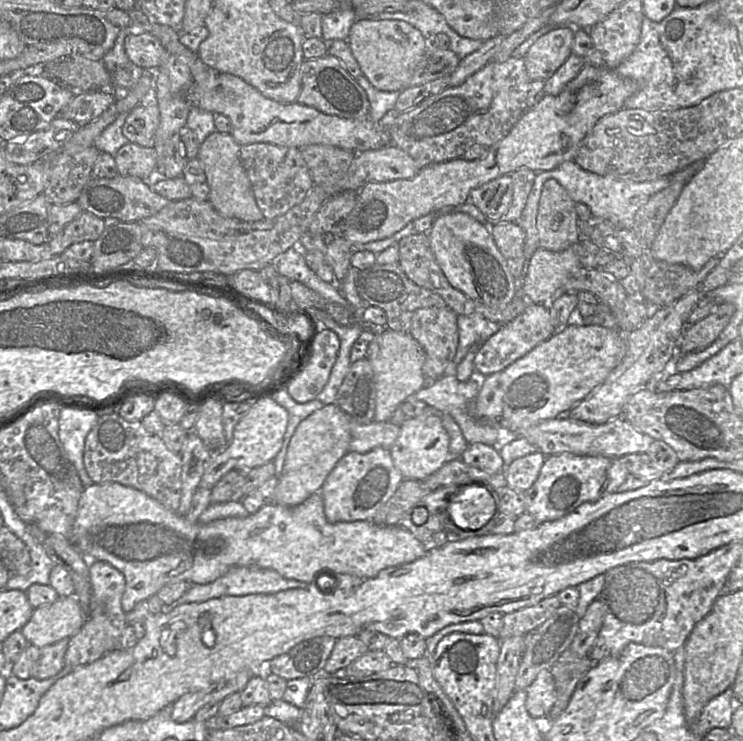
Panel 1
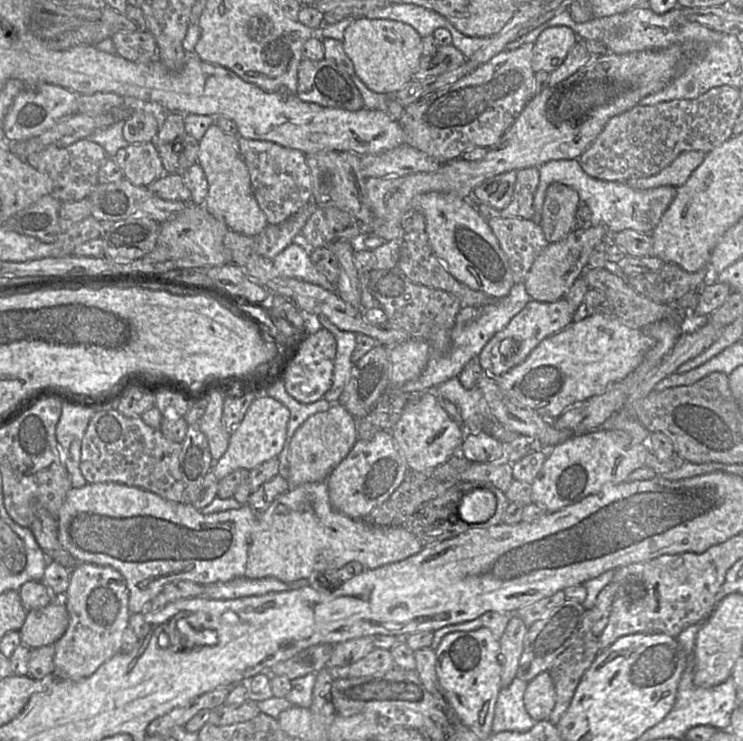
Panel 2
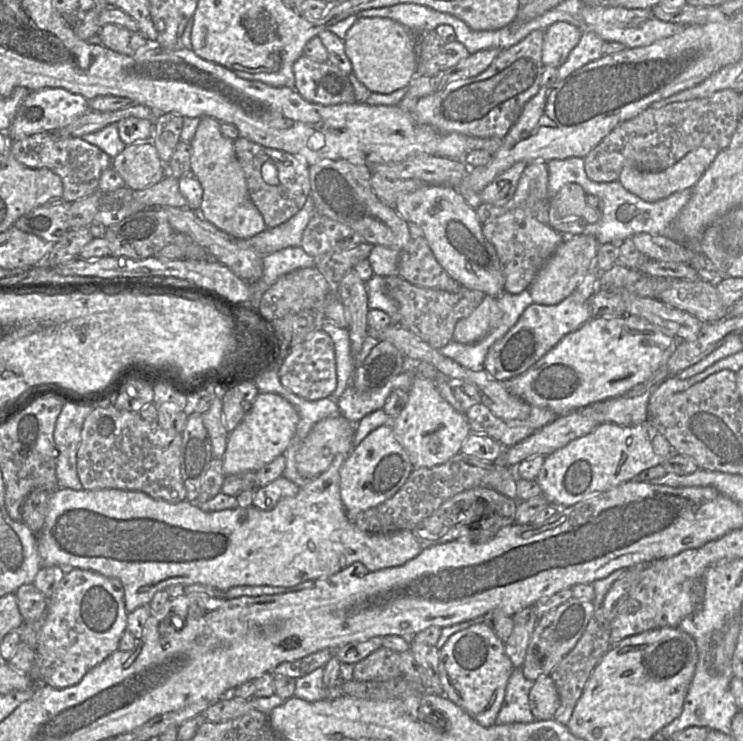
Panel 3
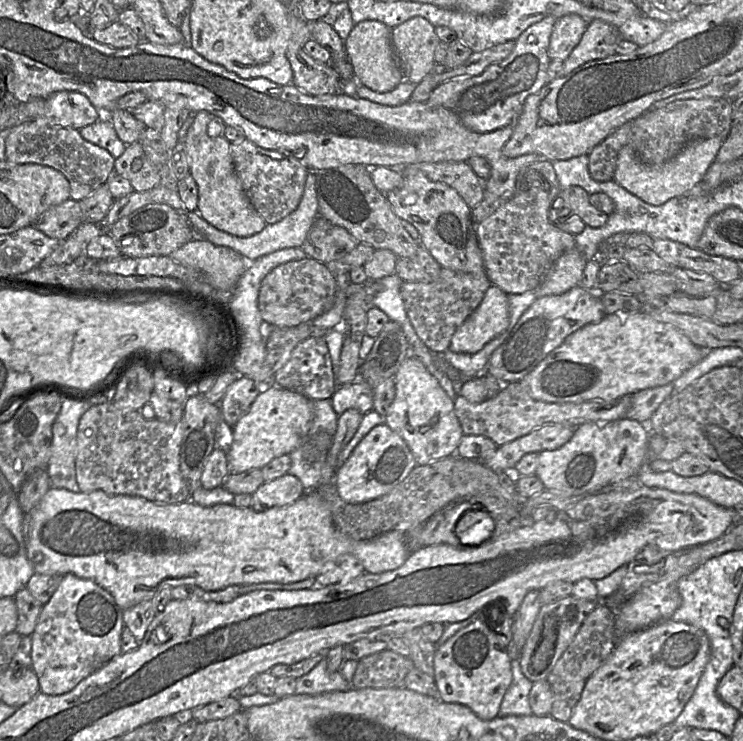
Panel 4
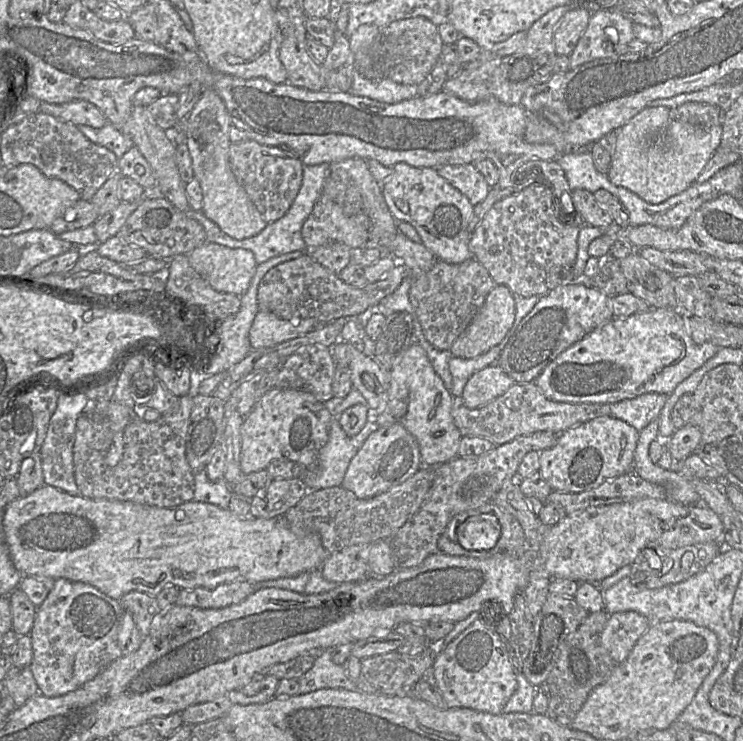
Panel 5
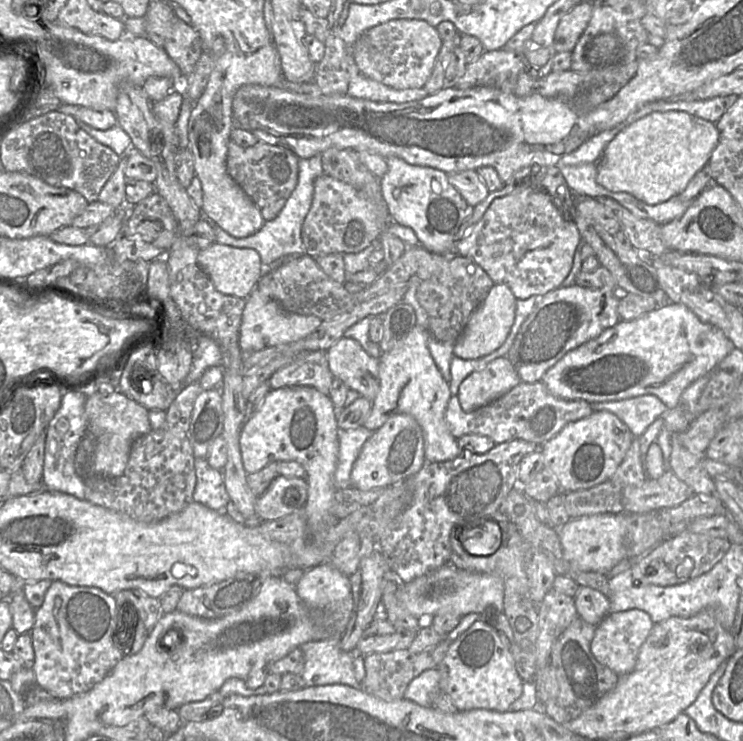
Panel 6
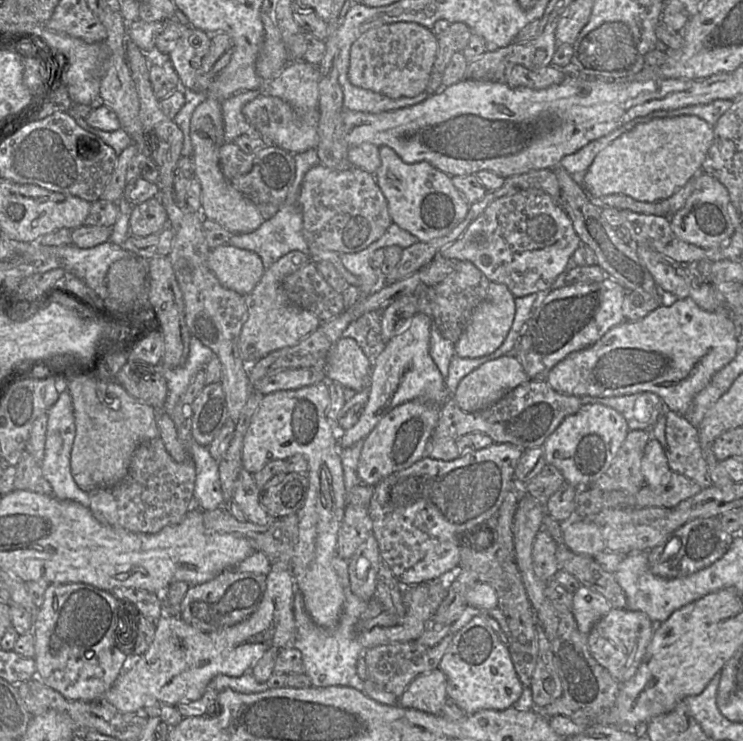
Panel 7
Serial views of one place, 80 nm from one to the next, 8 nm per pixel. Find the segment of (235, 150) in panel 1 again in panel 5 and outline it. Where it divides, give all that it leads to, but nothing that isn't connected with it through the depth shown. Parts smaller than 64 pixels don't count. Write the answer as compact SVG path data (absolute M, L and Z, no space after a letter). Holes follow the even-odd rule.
M204 88L187 115L185 136L192 159L193 173L203 193L202 212L227 235L242 240L259 234L268 223L231 171L229 163L231 125L230 115L222 98L212 88Z

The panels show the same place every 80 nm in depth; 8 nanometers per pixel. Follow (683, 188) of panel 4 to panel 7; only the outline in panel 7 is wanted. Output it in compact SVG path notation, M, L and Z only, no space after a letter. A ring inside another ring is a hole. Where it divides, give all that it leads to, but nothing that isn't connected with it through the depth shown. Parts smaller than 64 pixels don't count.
M694 115L654 118L639 124L596 155L582 186L591 199L612 194L647 203L668 199L701 171L714 139L713 130Z

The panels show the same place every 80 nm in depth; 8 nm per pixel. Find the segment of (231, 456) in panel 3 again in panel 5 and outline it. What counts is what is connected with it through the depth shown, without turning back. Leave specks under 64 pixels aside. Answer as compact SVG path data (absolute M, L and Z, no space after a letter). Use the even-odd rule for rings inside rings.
M273 388L268 391L244 418L240 430L240 468L243 474L264 470L273 460L288 460L303 468L313 467L320 448L328 439L333 414L313 394L298 389Z

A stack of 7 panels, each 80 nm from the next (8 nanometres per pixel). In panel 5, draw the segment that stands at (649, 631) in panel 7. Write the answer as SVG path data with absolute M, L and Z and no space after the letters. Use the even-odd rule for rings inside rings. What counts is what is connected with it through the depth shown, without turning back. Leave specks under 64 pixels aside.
M634 611L609 614L601 633L601 644L614 663L620 664L649 626L649 620Z

